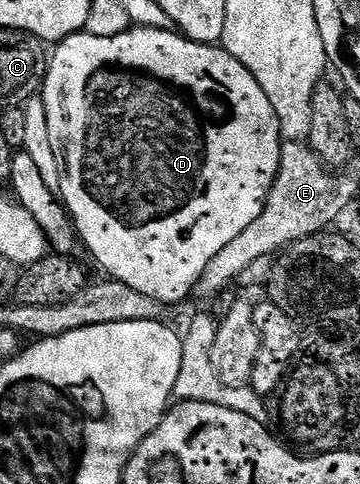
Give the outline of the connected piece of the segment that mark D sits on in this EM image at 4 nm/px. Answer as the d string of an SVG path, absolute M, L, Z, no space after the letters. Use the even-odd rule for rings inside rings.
M130 28L119 36L91 36L82 32L65 38L54 50L57 51L52 51L49 60L49 70L45 74L43 97L45 100L45 111L47 112L47 132L51 140L51 148L57 157L57 169L61 172L60 201L65 203L65 209L69 211L69 217L73 220L73 227L77 229L80 245L89 249L90 256L109 273L106 275L112 281L127 284L127 288L135 288L135 292L143 292L143 296L160 302L162 307L169 308L169 306L175 305L176 302L183 301L188 294L192 295L197 289L197 281L207 272L207 266L215 260L215 256L219 256L219 252L223 252L223 248L227 248L227 244L231 244L231 240L235 240L235 236L239 236L239 232L243 232L246 228L251 228L251 224L255 224L255 220L259 220L259 216L265 207L265 202L269 199L275 176L279 172L279 160L281 159L283 139L281 137L281 122L275 116L275 108L271 108L271 100L267 100L267 92L263 92L263 88L259 88L259 80L255 80L255 76L251 76L251 72L247 72L247 68L243 68L243 64L239 64L239 60L235 56L231 56L220 45L192 42L184 34L173 30Z

